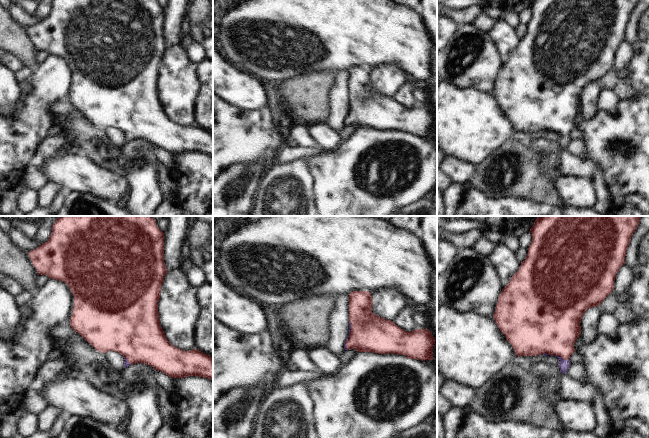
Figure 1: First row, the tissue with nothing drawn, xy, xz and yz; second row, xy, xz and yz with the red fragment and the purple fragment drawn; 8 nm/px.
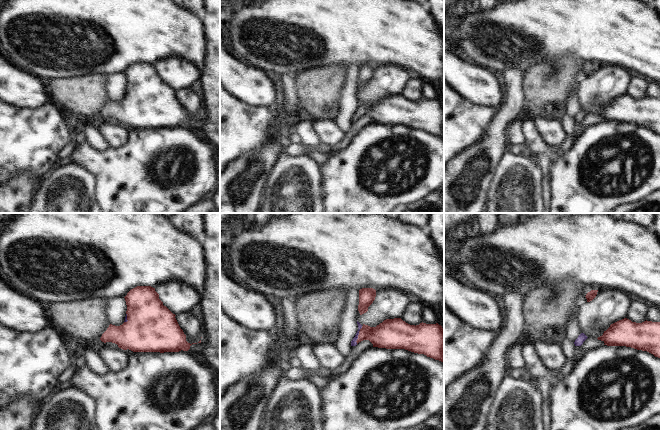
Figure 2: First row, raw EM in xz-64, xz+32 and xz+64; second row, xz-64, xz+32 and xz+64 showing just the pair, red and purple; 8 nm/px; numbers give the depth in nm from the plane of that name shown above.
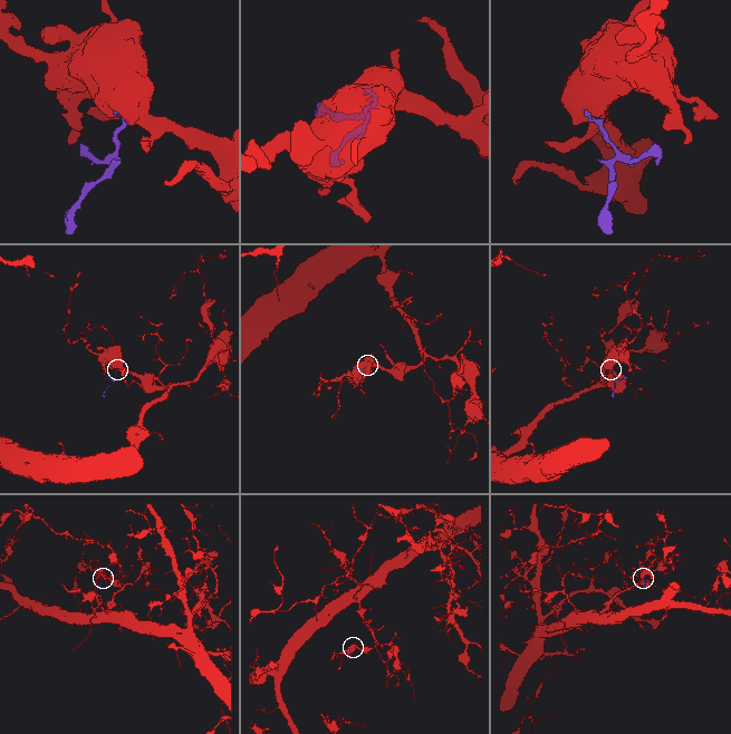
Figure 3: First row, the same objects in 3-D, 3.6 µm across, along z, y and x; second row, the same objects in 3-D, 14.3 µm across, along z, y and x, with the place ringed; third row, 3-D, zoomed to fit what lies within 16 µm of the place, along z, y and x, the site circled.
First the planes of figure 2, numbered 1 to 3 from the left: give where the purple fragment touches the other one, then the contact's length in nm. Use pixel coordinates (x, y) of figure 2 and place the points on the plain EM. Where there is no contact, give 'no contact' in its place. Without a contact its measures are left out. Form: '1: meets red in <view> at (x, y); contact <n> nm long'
1: meets red in xz-64 at (127, 94); contact 80 nm long
2: meets red in xz+32 at (358, 111); contact 150 nm long
3: no contact

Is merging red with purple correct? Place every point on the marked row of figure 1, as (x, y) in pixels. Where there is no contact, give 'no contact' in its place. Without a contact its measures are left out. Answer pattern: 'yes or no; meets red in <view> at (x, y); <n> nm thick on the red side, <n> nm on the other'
yes; meets red in yz at (560, 356); 440 nm thick on the red side, 80 nm on the other

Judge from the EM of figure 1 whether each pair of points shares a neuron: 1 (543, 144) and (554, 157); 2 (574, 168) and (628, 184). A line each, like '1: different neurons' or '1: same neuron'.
1: same neuron
2: same neuron

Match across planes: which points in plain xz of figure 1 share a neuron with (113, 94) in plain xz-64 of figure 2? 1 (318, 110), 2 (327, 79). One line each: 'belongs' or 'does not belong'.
1: does not belong
2: does not belong

